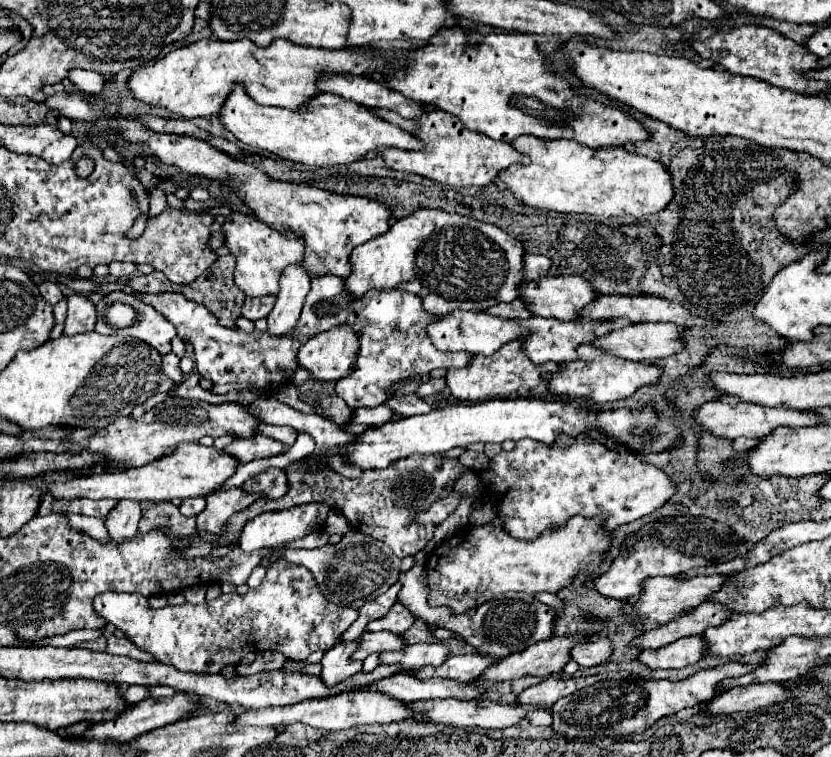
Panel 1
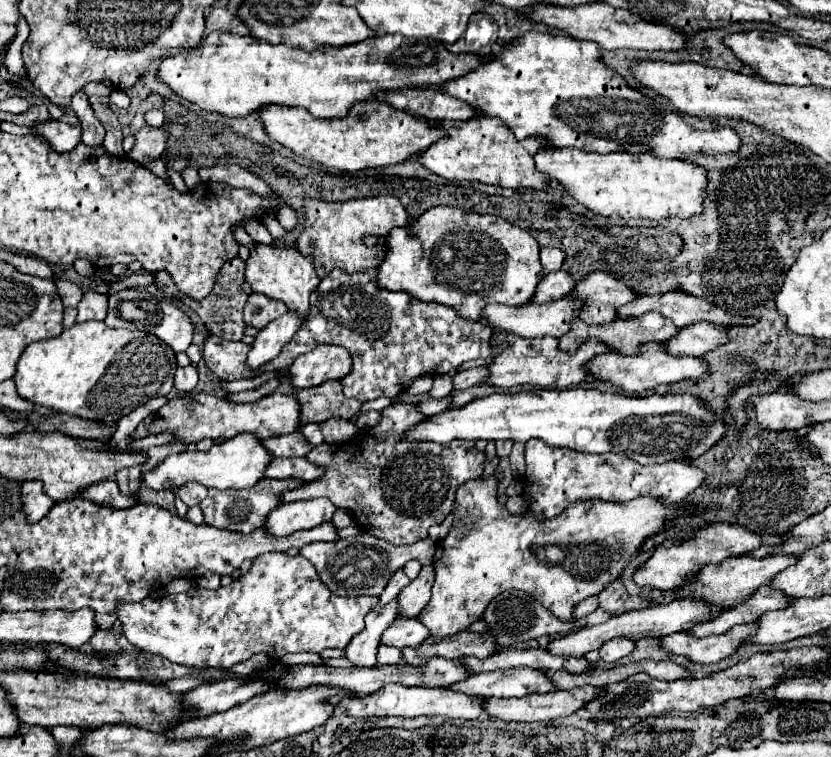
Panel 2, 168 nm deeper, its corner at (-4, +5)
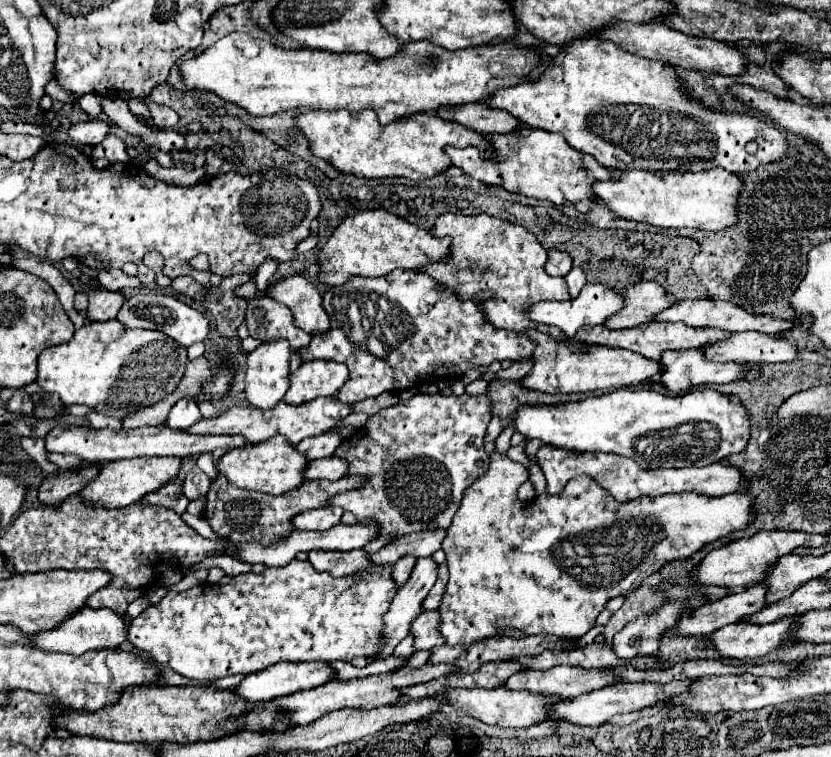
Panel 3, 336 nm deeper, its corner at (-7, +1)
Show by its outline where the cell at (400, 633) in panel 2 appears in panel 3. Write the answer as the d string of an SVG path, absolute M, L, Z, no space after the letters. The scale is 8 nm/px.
M423 611L411 623L411 635L413 635L413 647L417 651L443 645L445 641L443 641L443 635L439 633L439 613L437 611Z

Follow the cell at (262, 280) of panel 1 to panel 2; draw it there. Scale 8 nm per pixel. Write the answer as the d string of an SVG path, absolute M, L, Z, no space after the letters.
M256 245L256 249L250 251L250 259L246 263L246 281L250 283L252 291L262 293L270 299L284 301L286 307L296 311L302 319L308 317L310 293L320 283L310 257L304 257L298 249L280 249L268 245Z

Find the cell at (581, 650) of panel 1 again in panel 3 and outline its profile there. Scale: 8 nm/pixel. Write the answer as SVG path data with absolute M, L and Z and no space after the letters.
M665 603L663 607L655 609L651 615L637 617L613 637L611 647L615 655L621 659L651 655L659 647L659 639L663 637L665 629L673 627L675 621L687 611L689 607L681 603Z

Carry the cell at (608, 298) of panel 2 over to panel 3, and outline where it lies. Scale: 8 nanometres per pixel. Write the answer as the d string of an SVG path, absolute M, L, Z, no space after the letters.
M641 281L619 289L623 297L623 309L605 321L609 329L627 329L633 325L643 325L653 321L653 317L663 311L673 301L667 297L665 289L655 281Z

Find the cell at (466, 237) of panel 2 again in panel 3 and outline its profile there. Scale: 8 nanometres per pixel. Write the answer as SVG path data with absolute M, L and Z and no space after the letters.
M455 213L439 215L433 233L437 237L451 237L449 257L447 261L435 261L417 269L419 273L433 277L439 287L451 289L455 297L459 297L459 301L473 299L479 291L491 291L491 297L479 301L479 307L483 309L483 317L487 319L487 323L491 323L495 329L521 333L525 329L539 327L539 331L543 333L563 337L559 329L551 329L551 325L535 325L533 321L527 321L527 317L523 317L523 309L529 309L539 301L569 299L565 279L545 273L547 251L541 247L533 233L497 217Z

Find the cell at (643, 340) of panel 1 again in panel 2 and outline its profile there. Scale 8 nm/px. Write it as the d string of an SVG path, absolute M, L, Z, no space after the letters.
M694 323L666 343L668 353L684 357L704 357L704 353L710 353L712 349L718 349L720 345L728 343L728 333L726 329L714 325L714 323Z

